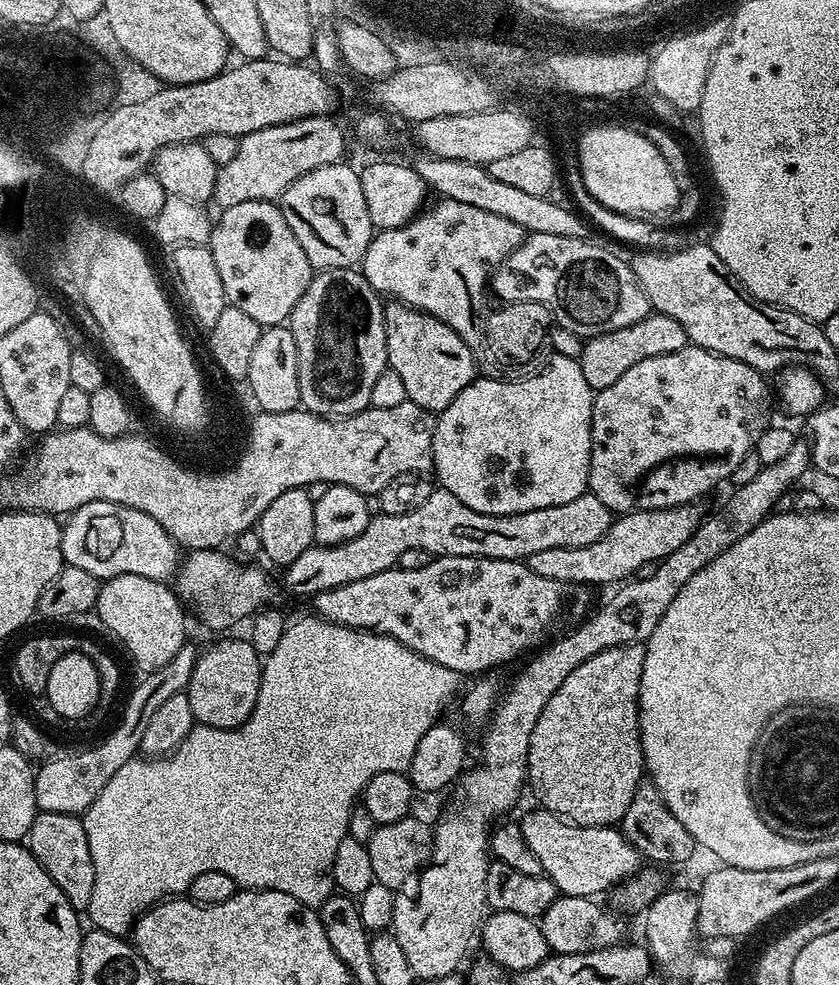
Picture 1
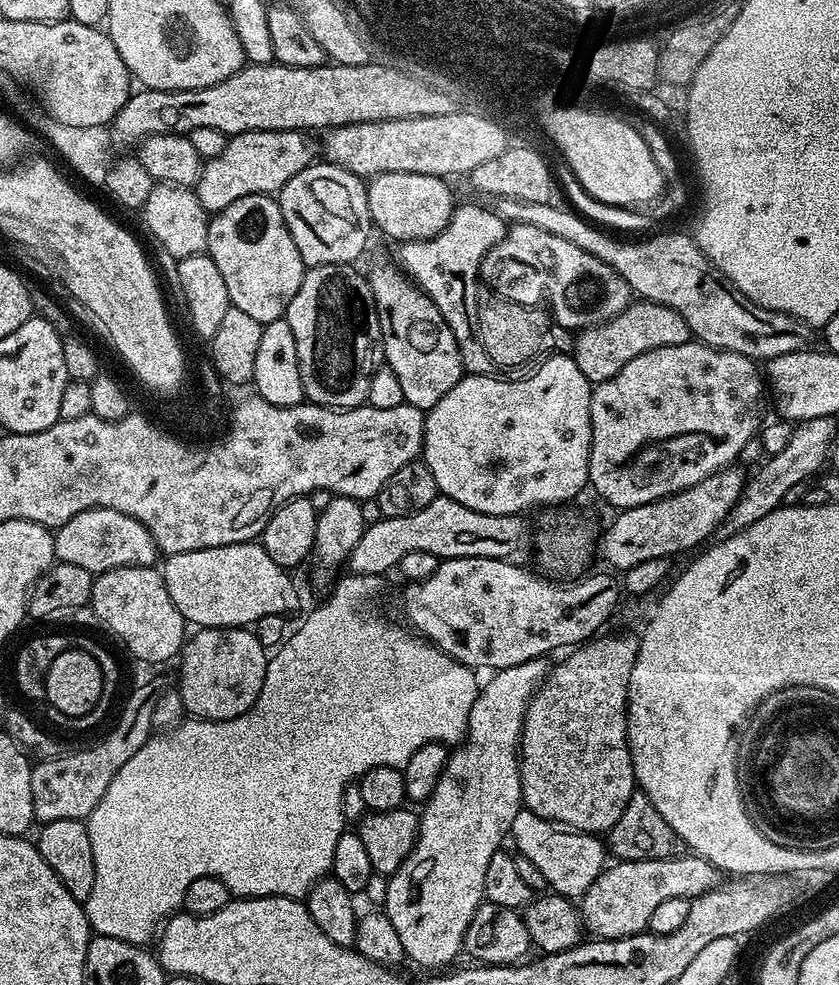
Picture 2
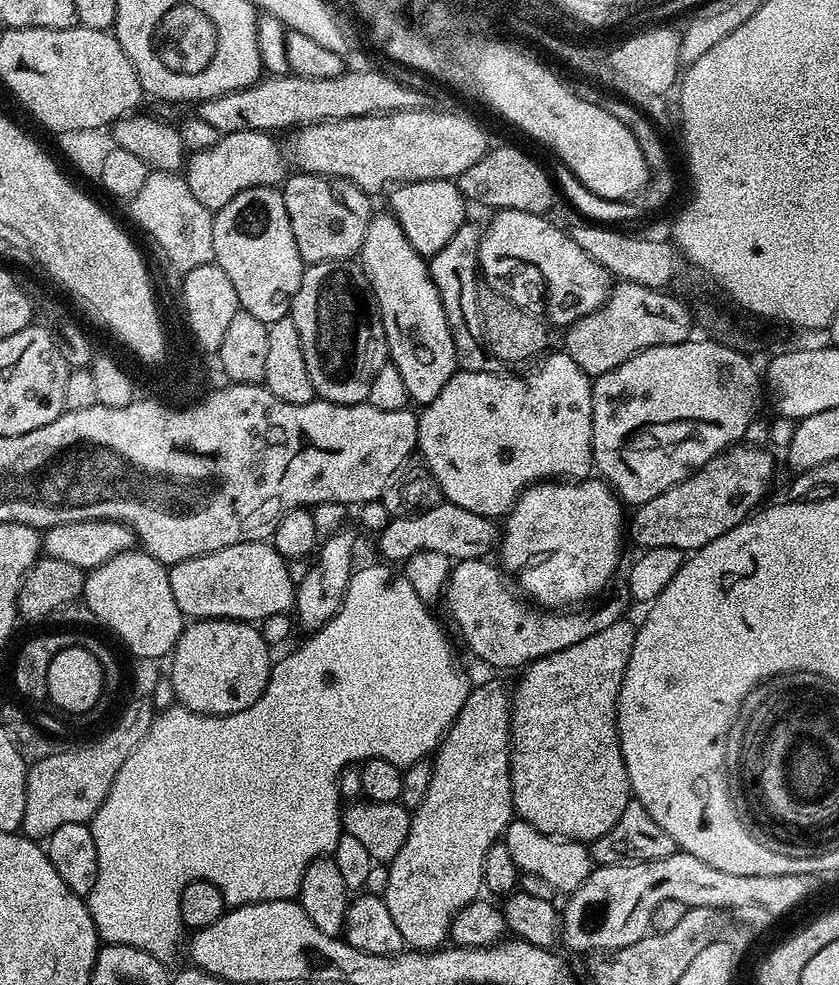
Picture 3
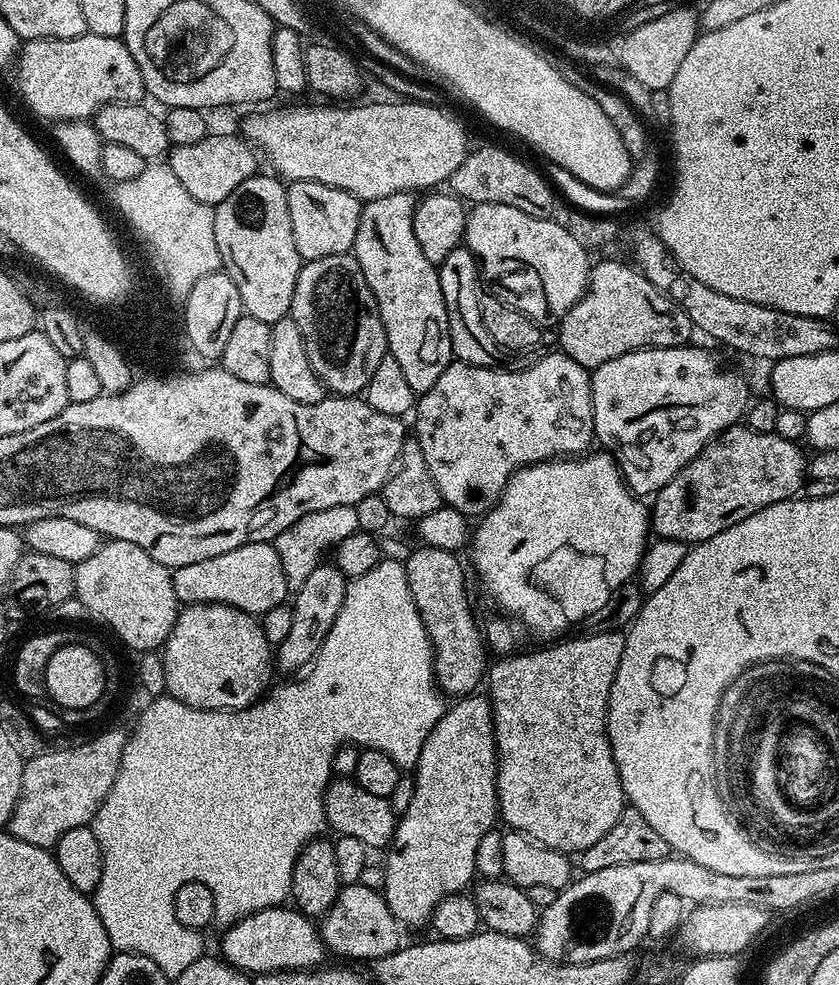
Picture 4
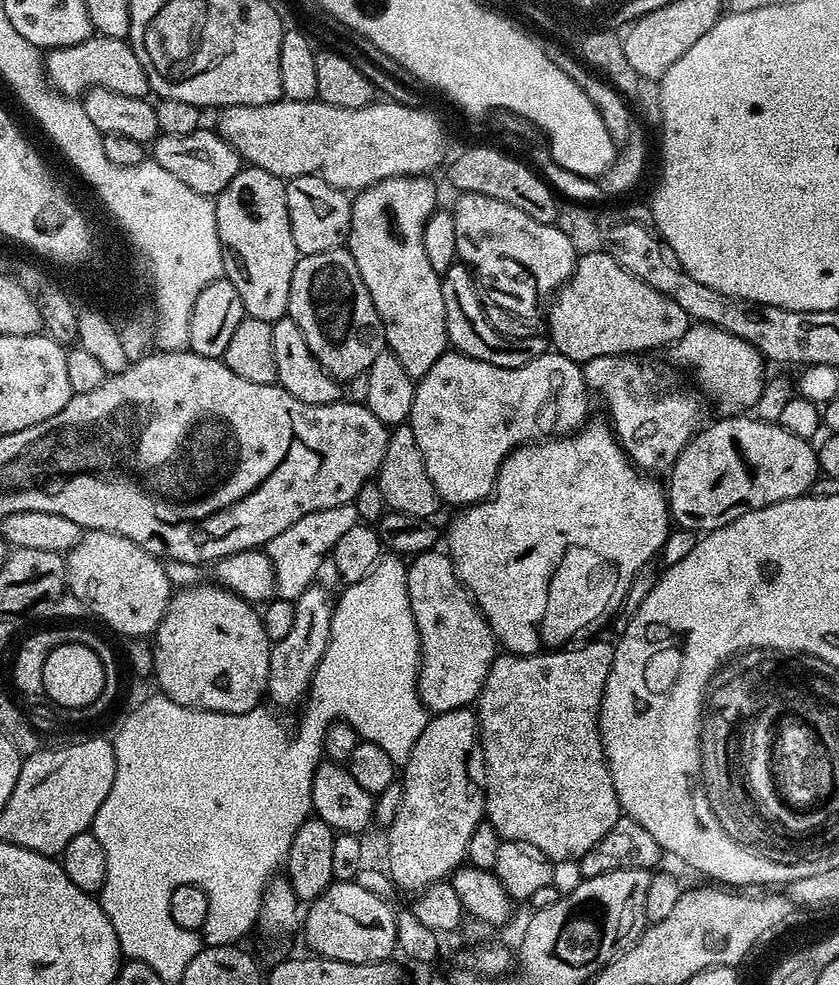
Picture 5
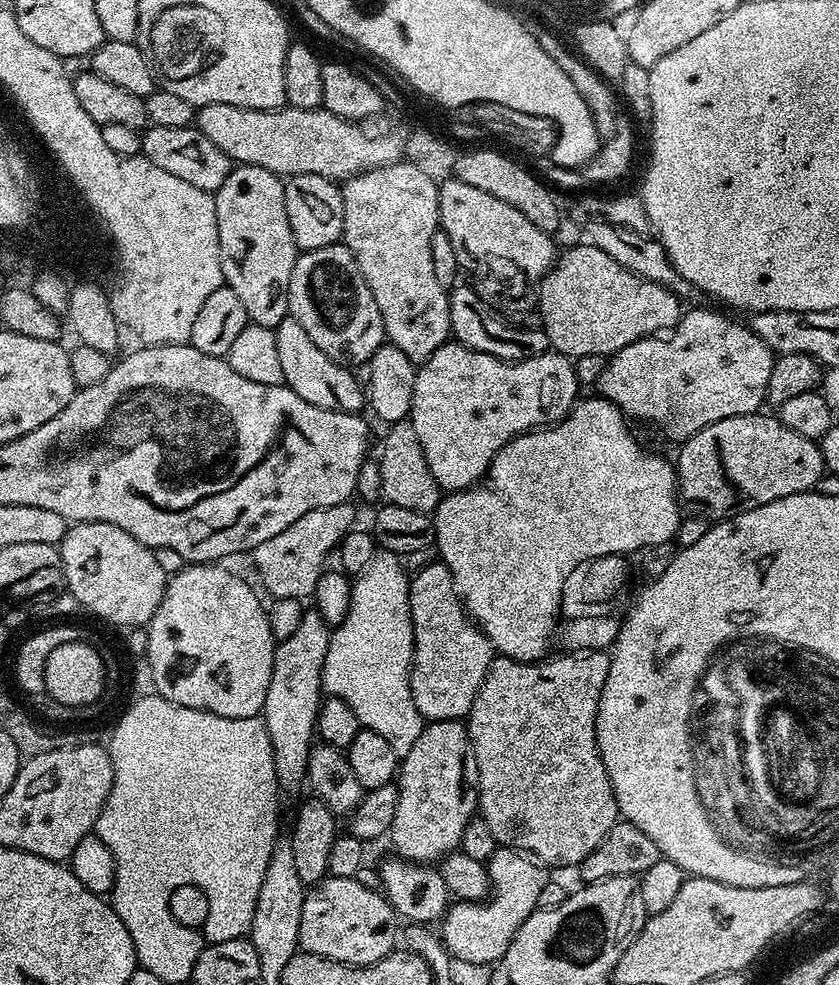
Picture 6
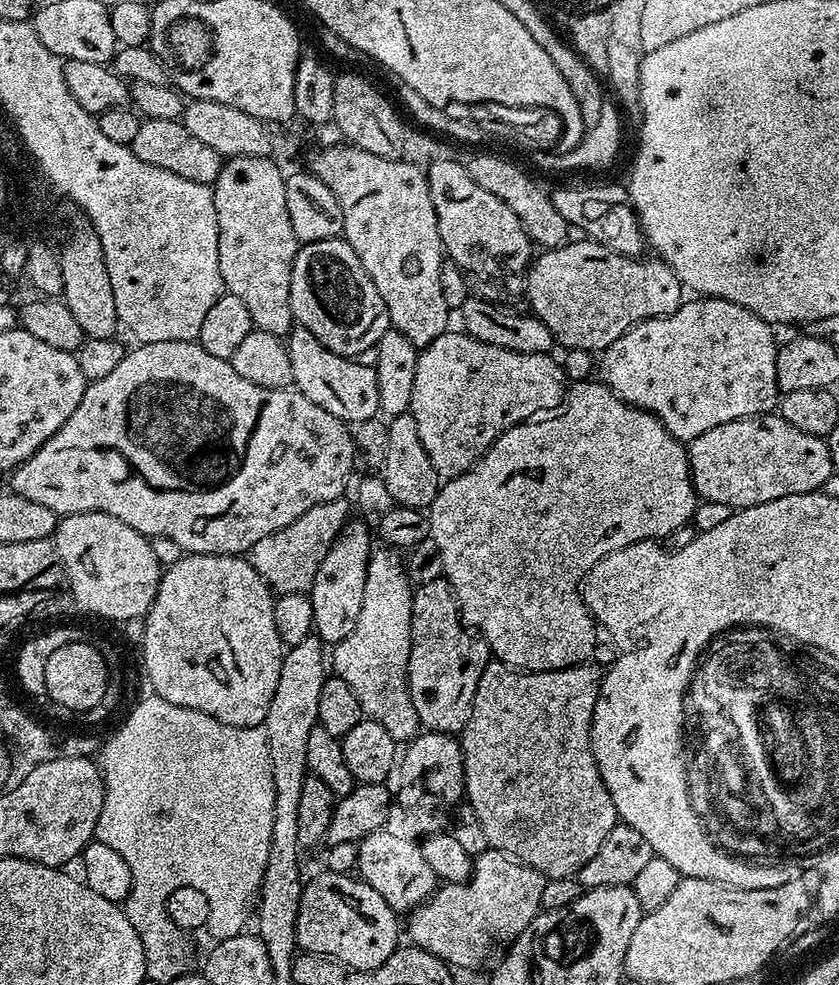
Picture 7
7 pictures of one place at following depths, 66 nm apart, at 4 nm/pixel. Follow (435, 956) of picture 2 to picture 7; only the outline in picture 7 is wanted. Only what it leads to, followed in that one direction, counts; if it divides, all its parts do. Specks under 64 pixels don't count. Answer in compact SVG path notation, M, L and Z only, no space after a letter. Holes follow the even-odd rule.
M424 730L407 741L405 748L408 749L405 752L403 749L394 776L395 807L400 807L409 833L431 834L441 831L449 823L450 813L465 799L464 755L460 741L455 735L446 732Z

